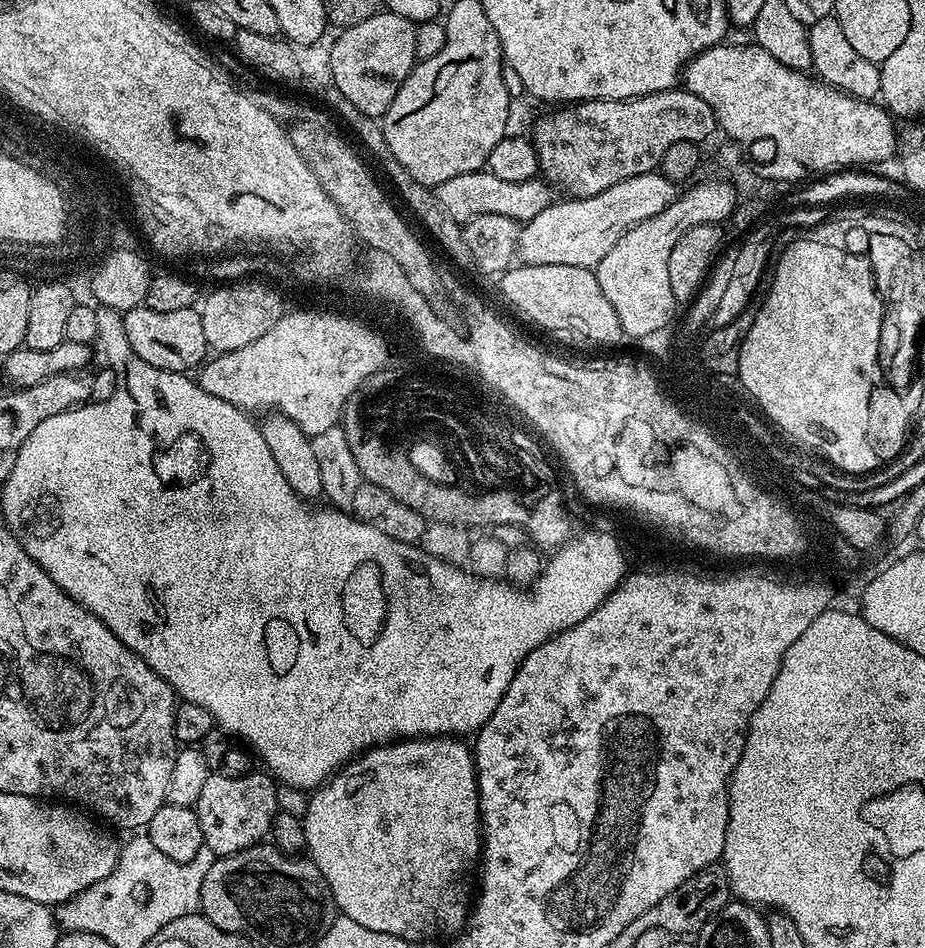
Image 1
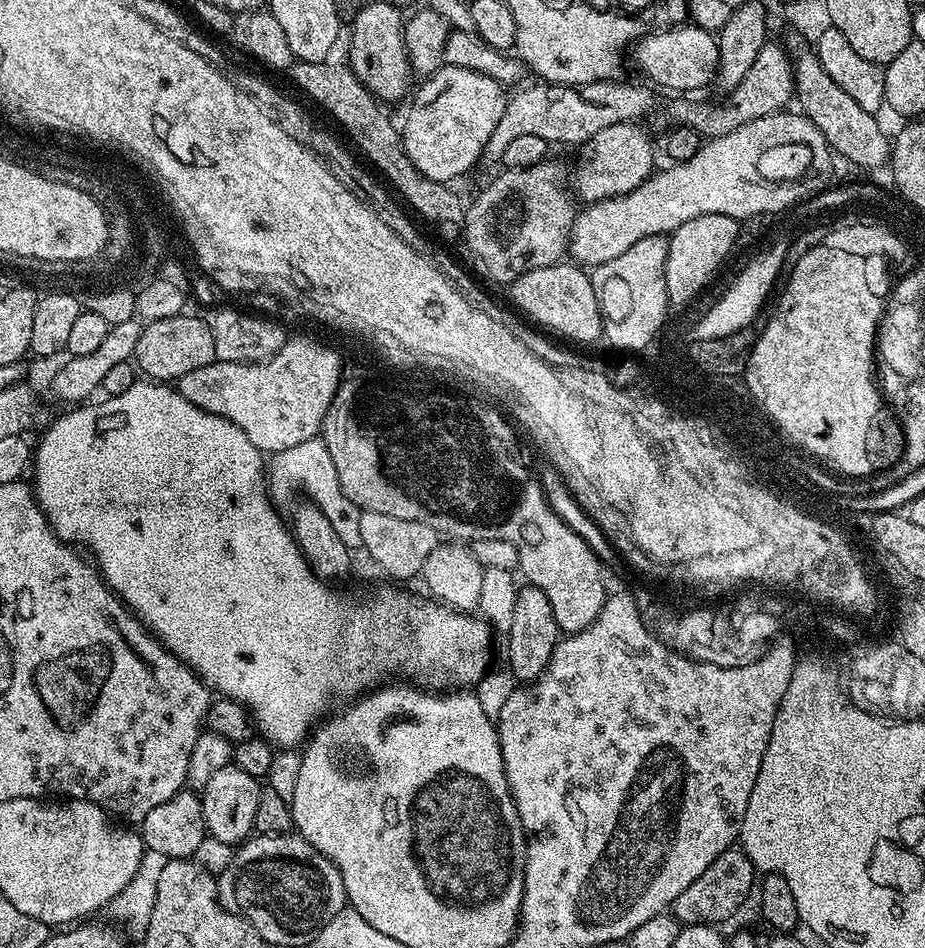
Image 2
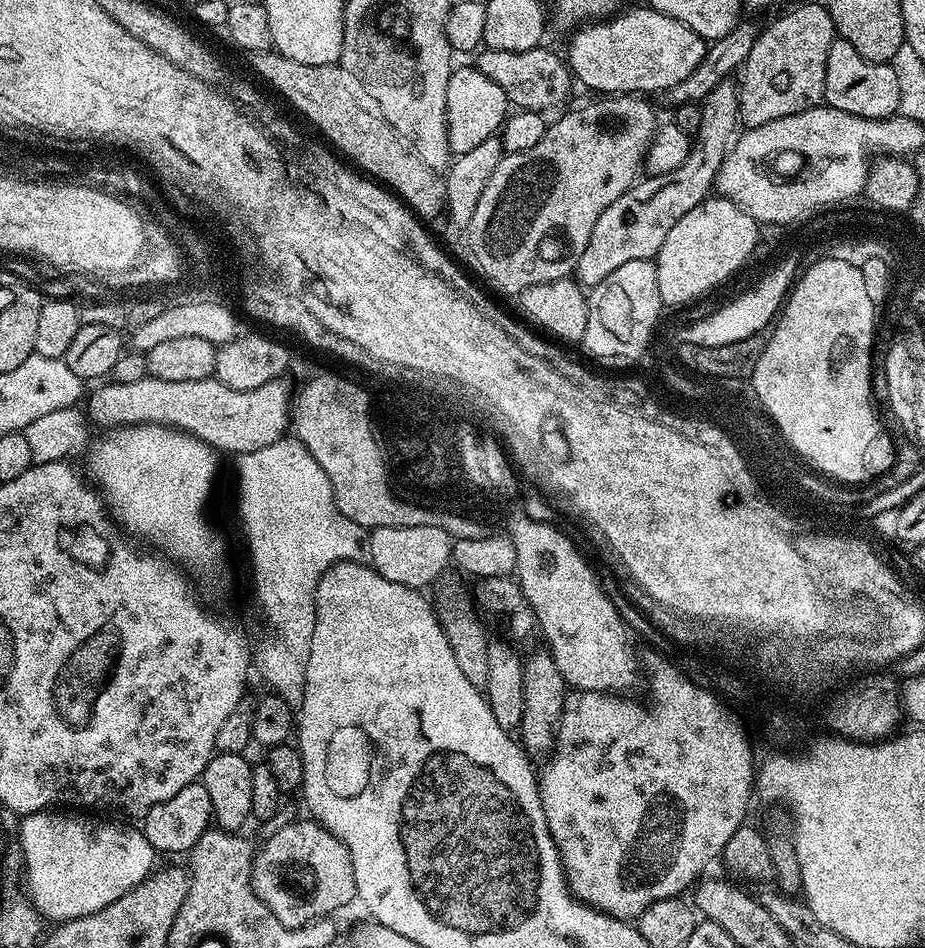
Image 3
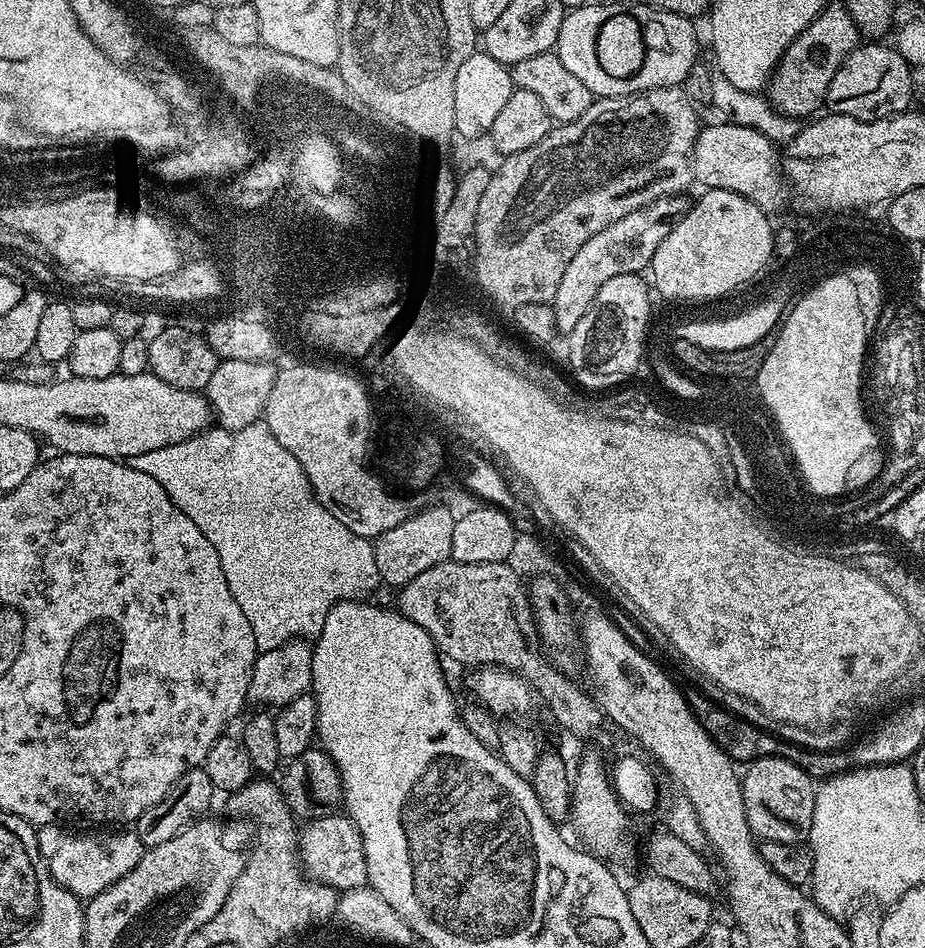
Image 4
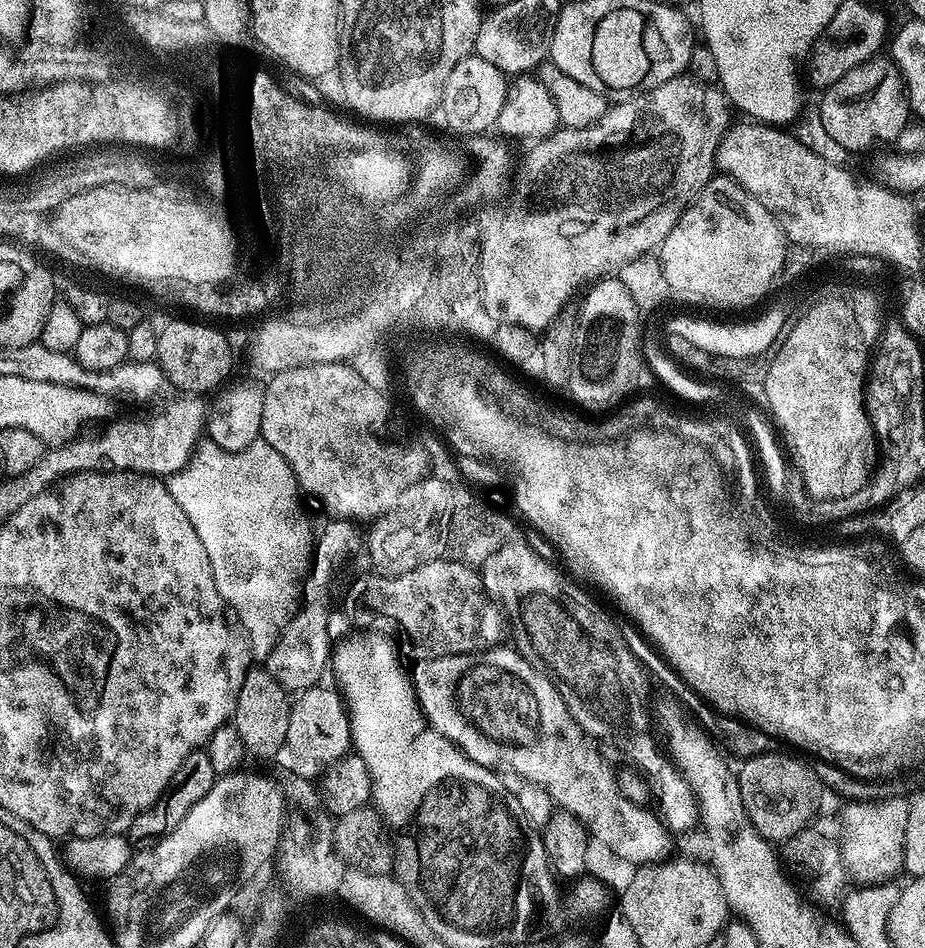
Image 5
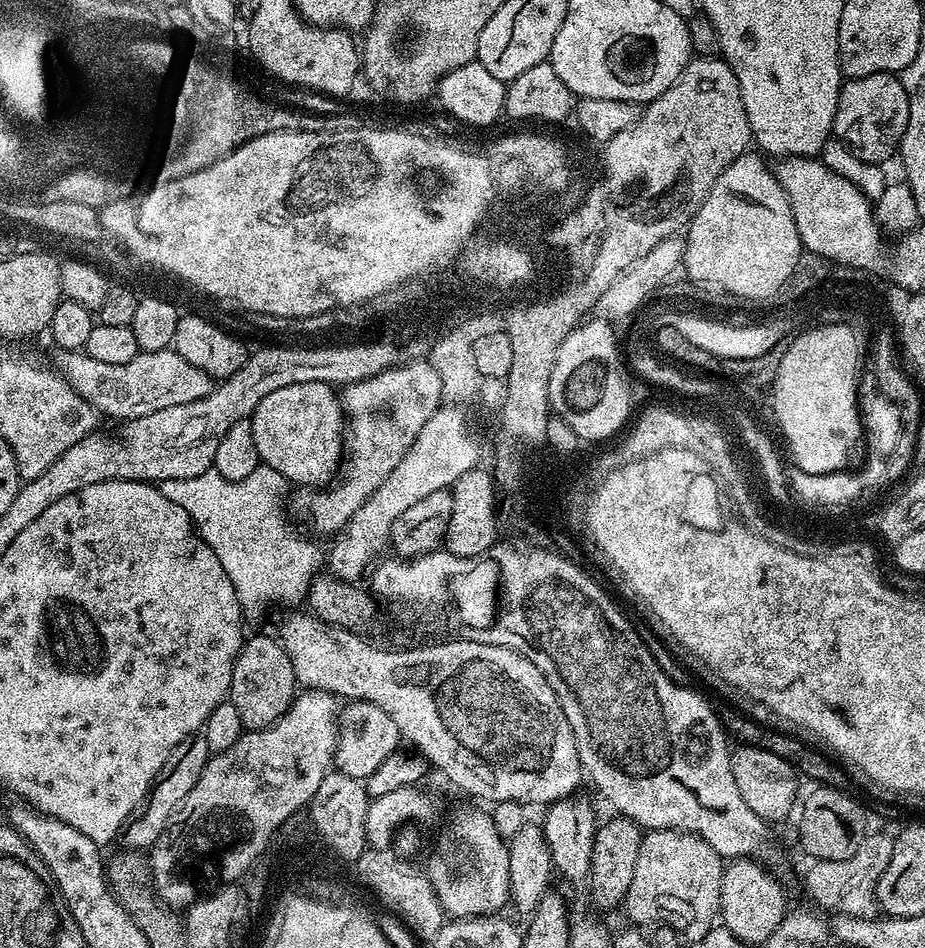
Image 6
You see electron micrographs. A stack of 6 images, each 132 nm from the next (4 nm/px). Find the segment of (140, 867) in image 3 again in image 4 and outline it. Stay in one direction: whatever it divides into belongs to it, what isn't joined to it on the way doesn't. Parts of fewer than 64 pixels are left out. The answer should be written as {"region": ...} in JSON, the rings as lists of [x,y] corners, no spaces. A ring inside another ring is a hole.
{"region":[[[45,824],[37,831],[36,837],[52,877],[63,888],[81,898],[97,896],[118,882],[118,878],[138,866],[146,850],[132,830],[69,830],[59,824]]]}

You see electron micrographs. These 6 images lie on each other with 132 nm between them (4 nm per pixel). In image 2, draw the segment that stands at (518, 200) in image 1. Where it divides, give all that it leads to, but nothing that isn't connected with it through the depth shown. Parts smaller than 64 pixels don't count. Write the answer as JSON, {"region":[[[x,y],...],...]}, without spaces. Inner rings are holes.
{"region":[[[631,122],[606,126],[583,145],[584,153],[577,158],[572,172],[570,168],[570,192],[577,201],[584,200],[580,202],[590,205],[628,194],[652,175],[657,167],[658,148],[657,145],[656,148],[652,145],[652,140],[642,125],[644,124],[640,122]]]}

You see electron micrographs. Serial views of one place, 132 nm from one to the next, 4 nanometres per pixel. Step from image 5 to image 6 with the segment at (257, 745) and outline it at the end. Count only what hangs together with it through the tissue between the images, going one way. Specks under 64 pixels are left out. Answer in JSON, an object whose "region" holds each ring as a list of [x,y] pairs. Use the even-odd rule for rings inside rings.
{"region":[[[256,636],[253,640],[252,637],[245,639],[244,645],[241,646],[240,653],[234,661],[232,691],[230,693],[230,703],[238,706],[238,718],[242,718],[245,729],[255,730],[272,727],[274,722],[278,722],[278,718],[282,718],[282,714],[286,714],[286,710],[297,695],[298,685],[294,674],[294,666],[290,666],[290,658],[279,639],[272,637],[271,640],[268,636]]]}

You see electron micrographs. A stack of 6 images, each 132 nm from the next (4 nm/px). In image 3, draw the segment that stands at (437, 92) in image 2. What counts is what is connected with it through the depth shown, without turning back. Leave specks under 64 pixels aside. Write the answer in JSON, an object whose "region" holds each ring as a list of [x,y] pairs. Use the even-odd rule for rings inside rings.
{"region":[[[475,66],[457,67],[446,86],[446,118],[448,119],[448,144],[453,153],[459,154],[481,145],[486,138],[497,135],[504,127],[510,105],[502,86],[490,82]]]}

